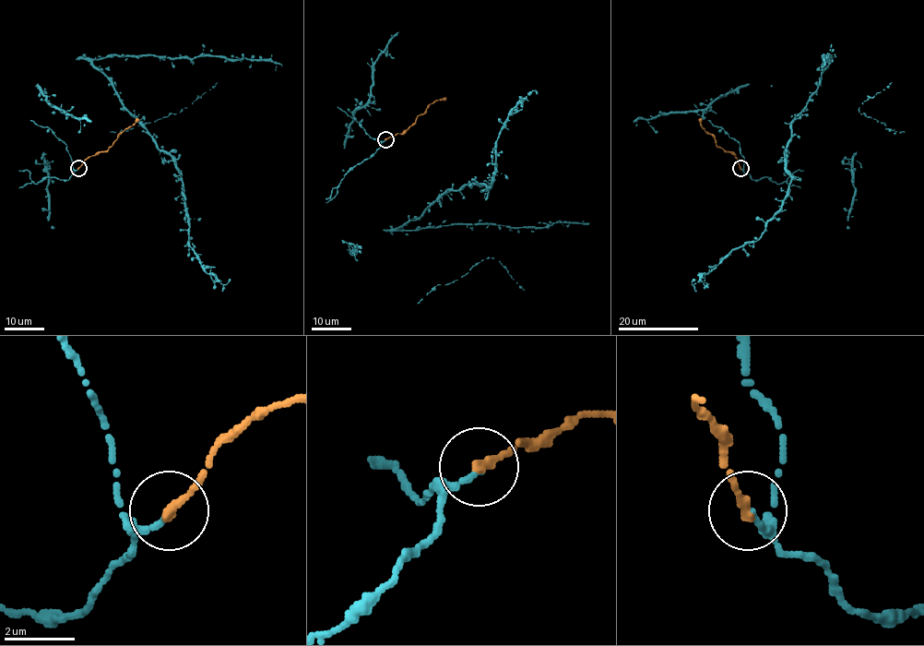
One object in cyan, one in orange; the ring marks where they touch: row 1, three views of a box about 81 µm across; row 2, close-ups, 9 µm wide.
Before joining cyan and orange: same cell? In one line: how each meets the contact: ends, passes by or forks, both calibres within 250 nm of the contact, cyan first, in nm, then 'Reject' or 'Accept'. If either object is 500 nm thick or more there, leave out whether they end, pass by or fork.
At the ring cyan ends. At the ring orange ends. Thickness 160 nm (cyan) against 300 nm. Accept

